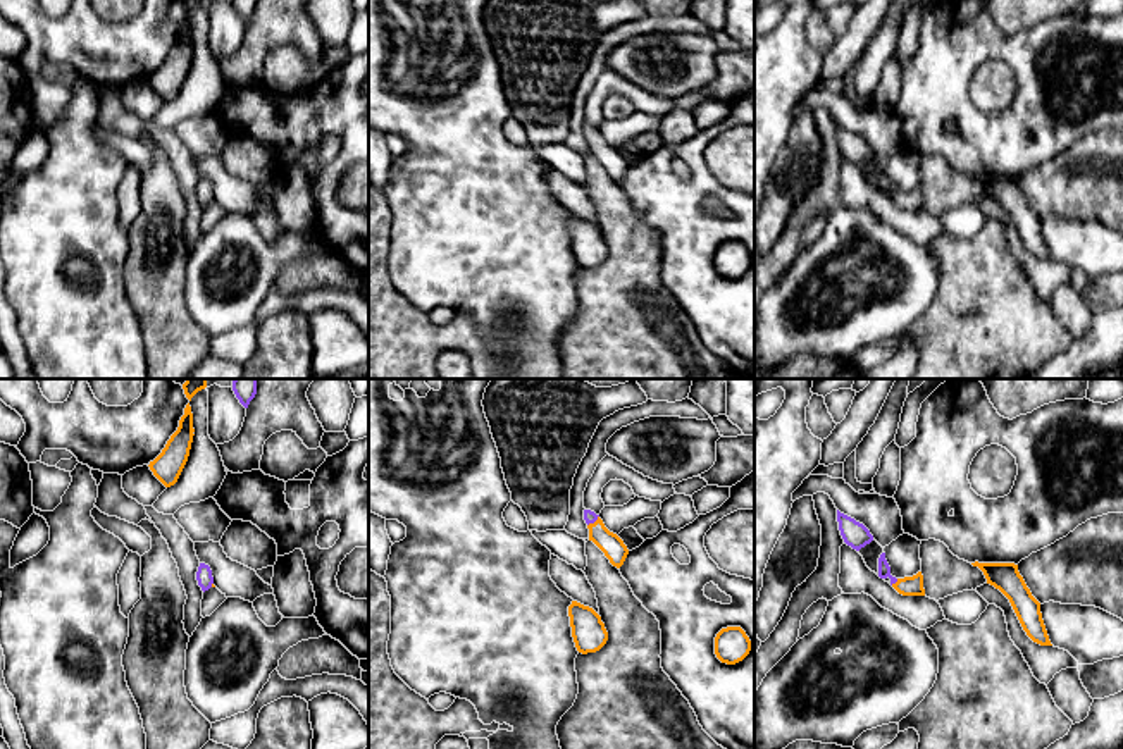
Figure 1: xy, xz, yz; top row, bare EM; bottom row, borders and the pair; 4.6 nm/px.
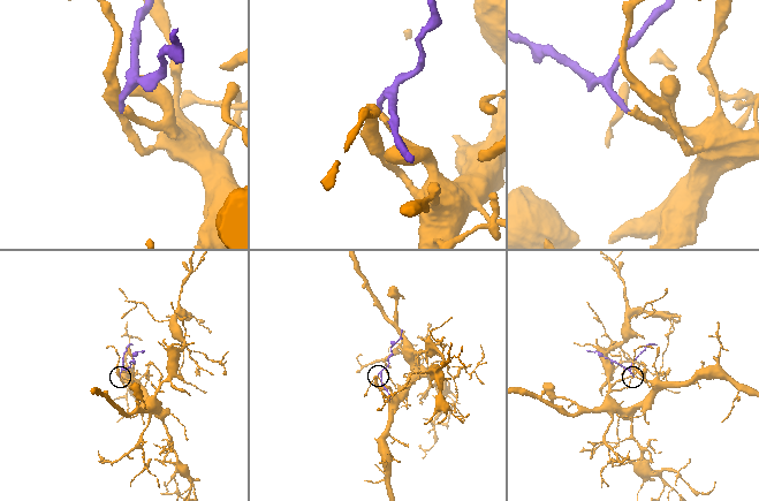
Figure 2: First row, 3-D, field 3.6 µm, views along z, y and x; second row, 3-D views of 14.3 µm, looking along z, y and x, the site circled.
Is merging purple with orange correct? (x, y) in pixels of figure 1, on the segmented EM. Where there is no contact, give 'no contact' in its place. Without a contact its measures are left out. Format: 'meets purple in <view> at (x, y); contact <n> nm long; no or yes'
meets purple in yz at (894, 582); contact 50 nm long; yes

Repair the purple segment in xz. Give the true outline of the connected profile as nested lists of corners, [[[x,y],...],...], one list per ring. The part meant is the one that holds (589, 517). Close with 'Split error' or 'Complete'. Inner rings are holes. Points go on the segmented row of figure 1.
[[[584,510],[584,520],[589,529],[589,541],[605,553],[613,566],[620,568],[629,554],[624,541],[617,534],[610,532],[594,511]]]. Split error

